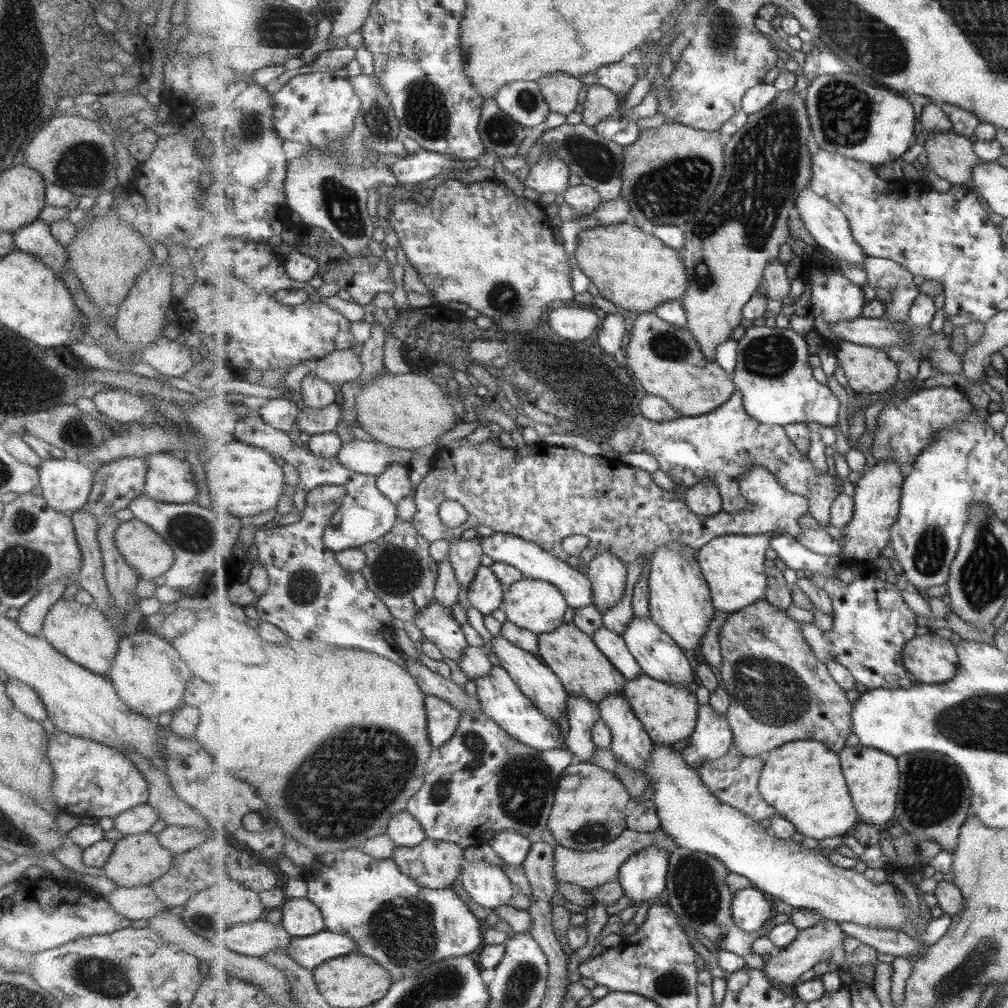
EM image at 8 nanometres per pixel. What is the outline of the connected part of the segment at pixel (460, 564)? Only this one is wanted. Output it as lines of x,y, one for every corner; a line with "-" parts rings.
458,539
451,542
449,561
455,567
462,587
468,588
475,580
483,553
481,539

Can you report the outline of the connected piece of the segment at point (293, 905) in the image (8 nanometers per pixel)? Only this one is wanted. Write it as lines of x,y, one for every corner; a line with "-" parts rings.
288,898
281,904
283,922
291,937
314,936
326,931
322,910
307,898

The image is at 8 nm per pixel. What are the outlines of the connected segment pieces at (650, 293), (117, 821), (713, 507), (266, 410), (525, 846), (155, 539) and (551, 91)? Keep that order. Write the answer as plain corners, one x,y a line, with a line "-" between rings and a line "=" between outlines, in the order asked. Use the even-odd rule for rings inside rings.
635,224
594,225
582,230
576,262
595,284
599,294
624,312
654,313
658,306
682,299
690,288
682,251
667,246
660,238
643,232
=
139,804
113,817
113,829
122,835
133,835
147,832
159,820
159,816
151,806
=
704,480
701,484
686,489
682,497
699,516
715,516
724,511
721,491
714,482
=
279,398
267,402
261,402
258,406
258,414
264,421
277,430
282,430
291,435
296,433
296,422
303,407
301,402
289,401
289,398
=
511,830
495,834
487,844
505,864
520,867
526,862
534,842
535,839
=
135,517
121,521
113,534
116,549
139,579
154,581
174,561
171,547
=
555,73
537,82
551,111
565,117
575,112
581,90
583,90
583,82
579,78
568,73

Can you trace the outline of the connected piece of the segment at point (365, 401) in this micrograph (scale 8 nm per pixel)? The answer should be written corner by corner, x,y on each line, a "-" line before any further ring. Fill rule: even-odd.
407,370
379,376
367,384
356,399
360,426
375,441
411,453
438,443
439,436
453,430
459,421
457,408
441,388
441,380
418,376

